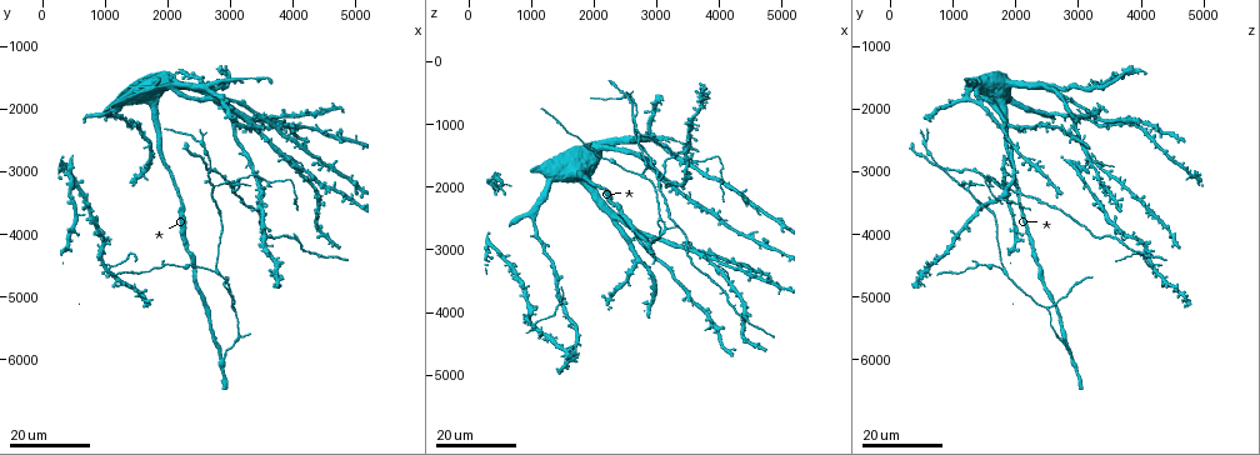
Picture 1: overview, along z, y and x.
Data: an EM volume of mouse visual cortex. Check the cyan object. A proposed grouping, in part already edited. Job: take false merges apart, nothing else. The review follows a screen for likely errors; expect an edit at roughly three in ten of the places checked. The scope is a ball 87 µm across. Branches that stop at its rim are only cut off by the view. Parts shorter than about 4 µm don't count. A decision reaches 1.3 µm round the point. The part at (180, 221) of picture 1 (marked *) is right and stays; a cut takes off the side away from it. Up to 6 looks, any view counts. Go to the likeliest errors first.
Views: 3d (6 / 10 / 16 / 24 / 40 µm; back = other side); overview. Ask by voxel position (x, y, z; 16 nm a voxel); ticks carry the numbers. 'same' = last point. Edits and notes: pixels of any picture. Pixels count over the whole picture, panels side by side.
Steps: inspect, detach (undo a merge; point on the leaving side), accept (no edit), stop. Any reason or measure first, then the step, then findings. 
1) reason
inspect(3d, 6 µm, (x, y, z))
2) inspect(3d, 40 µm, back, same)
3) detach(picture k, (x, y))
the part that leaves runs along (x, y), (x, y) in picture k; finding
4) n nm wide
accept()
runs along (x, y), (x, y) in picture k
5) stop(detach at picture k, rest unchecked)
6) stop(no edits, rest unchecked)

thin arm on a thick one
inspect(3d, 24 µm, (1050, 4550, 4200))

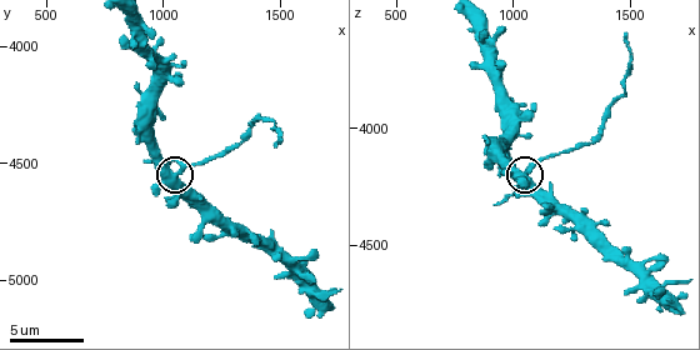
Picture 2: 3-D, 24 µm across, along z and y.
inspect(3d, 6 µm, (1060, 4550, 4210))

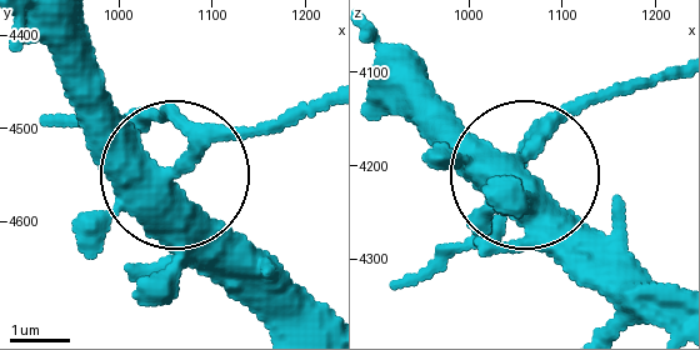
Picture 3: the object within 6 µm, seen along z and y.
440 nm wide
detach(picture 3, (244, 139))
the part that leaves runs along (178, 165), (323, 110) in picture 3; two cells meet here

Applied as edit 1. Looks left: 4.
inspect(overview)

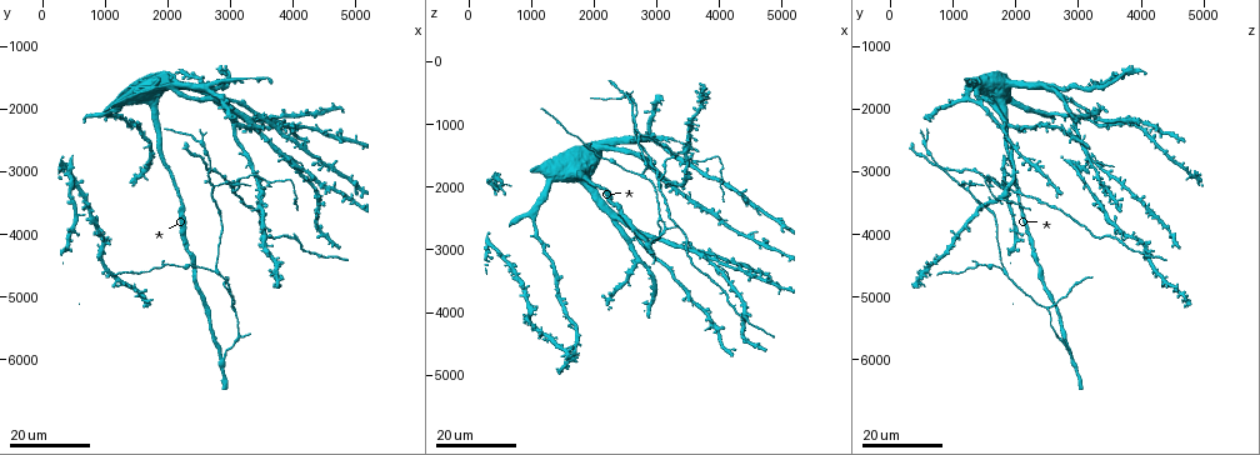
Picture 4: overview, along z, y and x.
three-way junction
inspect(3d, 24 µm, (2750, 3200, 1150))

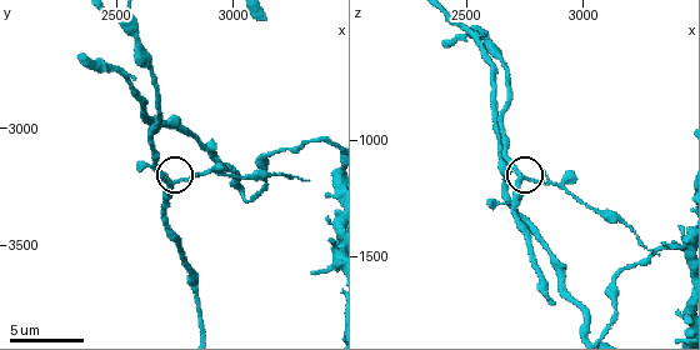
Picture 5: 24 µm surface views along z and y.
zoom in
inspect(3d, 10 µm, (2740, 3230, 1170))

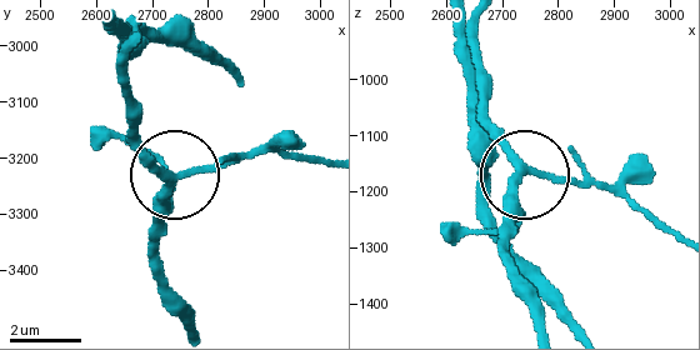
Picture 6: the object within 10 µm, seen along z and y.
210 nm wide
accept()
runs along (544, 324), (505, 243), (509, 189), (526, 171), (636, 180) in picture 6; continuous, no second cell

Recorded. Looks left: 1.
stop(detach at picture 3, rest unchecked)

